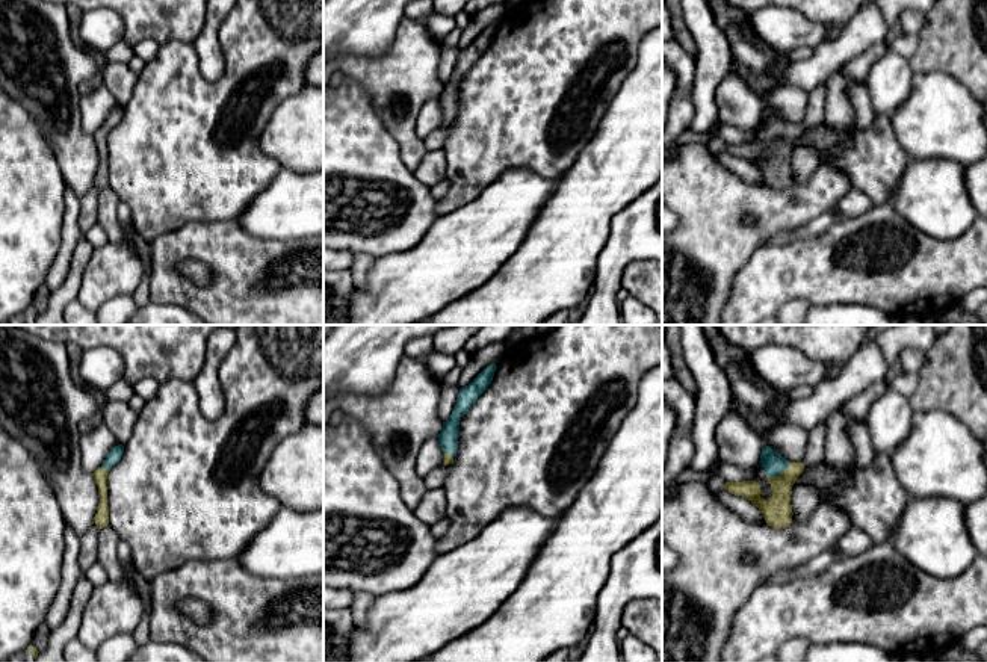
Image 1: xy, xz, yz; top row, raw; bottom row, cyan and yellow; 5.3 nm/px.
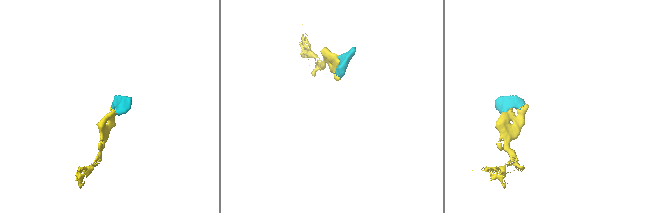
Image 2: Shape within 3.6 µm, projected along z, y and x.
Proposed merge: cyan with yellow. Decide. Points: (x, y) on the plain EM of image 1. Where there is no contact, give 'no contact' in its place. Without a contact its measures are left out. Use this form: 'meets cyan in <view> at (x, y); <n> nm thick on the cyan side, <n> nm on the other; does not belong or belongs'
meets cyan in yz at (779, 136); 120 nm thick on the cyan side, 160 nm on the other; belongs

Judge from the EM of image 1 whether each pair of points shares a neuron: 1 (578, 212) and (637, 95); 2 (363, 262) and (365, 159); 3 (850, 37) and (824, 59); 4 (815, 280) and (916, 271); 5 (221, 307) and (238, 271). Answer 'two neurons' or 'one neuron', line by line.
1: one neuron
2: two neurons
3: one neuron
4: one neuron
5: one neuron

